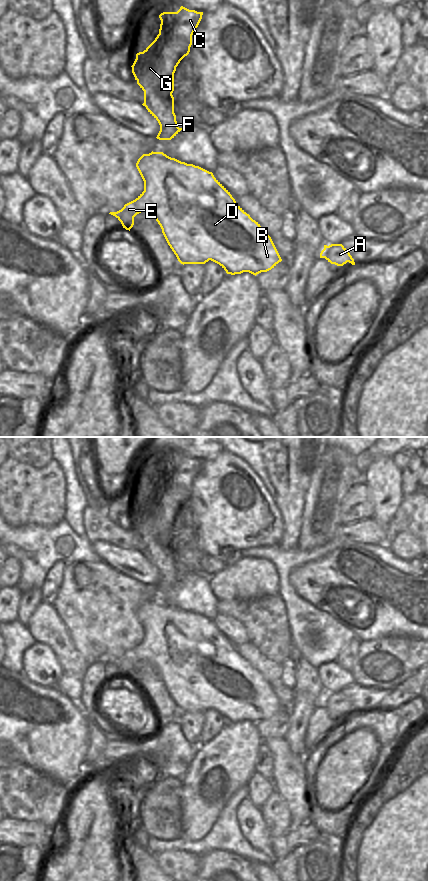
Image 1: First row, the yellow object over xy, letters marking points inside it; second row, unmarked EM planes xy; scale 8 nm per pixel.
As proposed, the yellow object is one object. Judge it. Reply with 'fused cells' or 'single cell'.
single cell

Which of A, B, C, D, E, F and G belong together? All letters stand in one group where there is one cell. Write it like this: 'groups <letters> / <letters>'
groups A B C D E F G

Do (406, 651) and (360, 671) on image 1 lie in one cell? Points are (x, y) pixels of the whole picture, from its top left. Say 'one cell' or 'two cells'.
one cell

